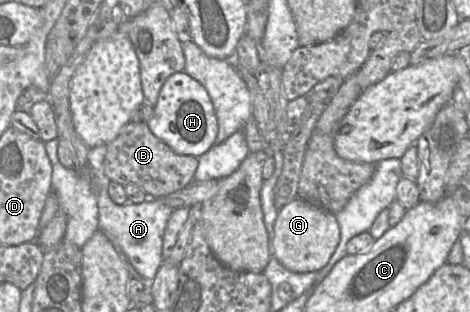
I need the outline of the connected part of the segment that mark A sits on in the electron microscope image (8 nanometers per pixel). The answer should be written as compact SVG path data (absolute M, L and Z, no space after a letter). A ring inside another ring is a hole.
M58 140L44 142L44 147L52 165L51 187L56 195L60 211L67 216L64 238L82 248L96 230L101 230L121 254L124 254L134 269L146 280L153 280L163 262L163 235L174 209L168 207L162 199L147 199L134 204L127 202L115 204L107 191L108 179L104 174L104 159L107 145L88 150L88 166L74 170L65 168L58 159ZM105 184L106 186L101 186Z

